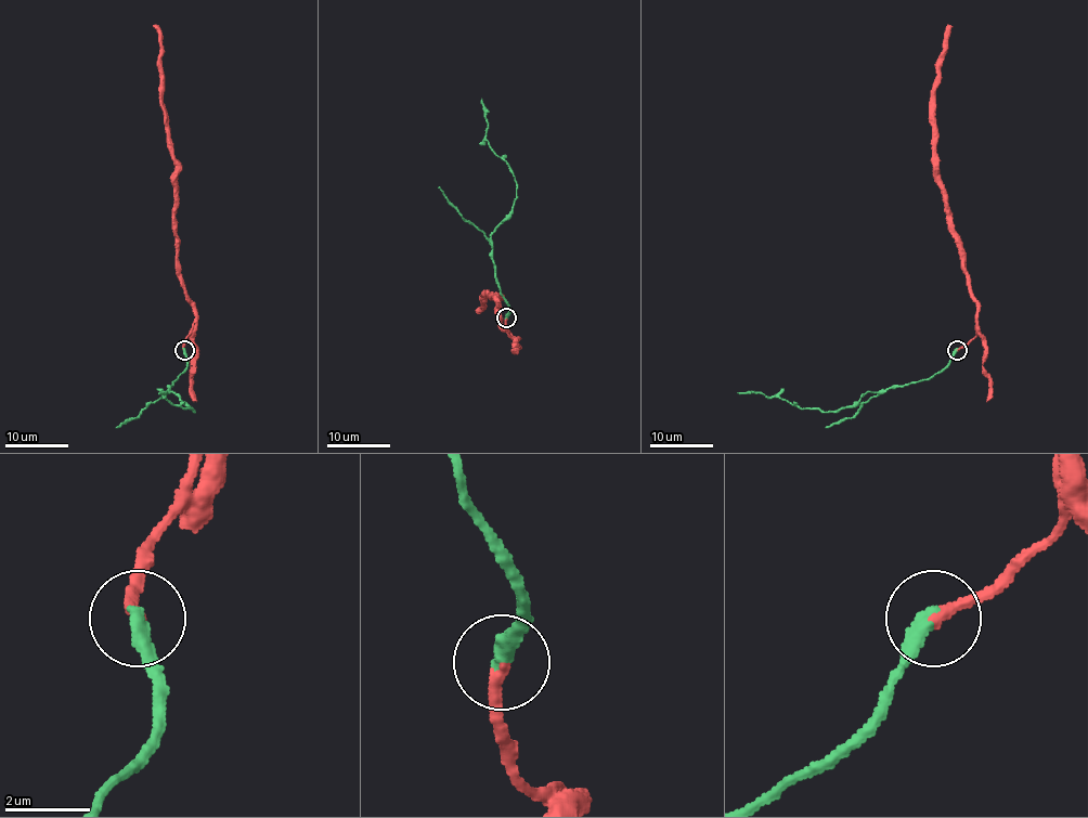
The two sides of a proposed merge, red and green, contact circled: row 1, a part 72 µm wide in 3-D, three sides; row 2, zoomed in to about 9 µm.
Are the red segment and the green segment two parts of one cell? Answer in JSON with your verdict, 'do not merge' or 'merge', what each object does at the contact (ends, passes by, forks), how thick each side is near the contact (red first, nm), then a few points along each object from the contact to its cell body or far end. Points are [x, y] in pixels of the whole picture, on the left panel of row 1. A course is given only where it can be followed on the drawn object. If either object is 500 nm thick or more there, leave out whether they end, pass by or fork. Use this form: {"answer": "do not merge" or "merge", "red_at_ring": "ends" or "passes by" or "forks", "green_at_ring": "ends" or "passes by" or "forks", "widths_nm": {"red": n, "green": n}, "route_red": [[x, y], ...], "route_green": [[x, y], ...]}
{"answer": "merge", "red_at_ring": "ends", "green_at_ring": "ends", "widths_nm": {"red": 280, "green": 440}, "route_red": [[183, 349], [194, 319], [194, 303], [186, 294], [177, 259], [173, 157], [163, 103], [162, 35], [153, 25]], "route_green": [[183, 349], [186, 366], [169, 392], [193, 411], [176, 406], [159, 392]]}

